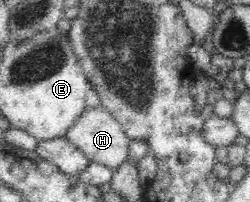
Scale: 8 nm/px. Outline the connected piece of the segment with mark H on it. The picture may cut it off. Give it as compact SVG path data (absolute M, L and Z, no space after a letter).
M102 105L86 108L65 137L90 160L116 170L128 156L128 142L120 123Z

